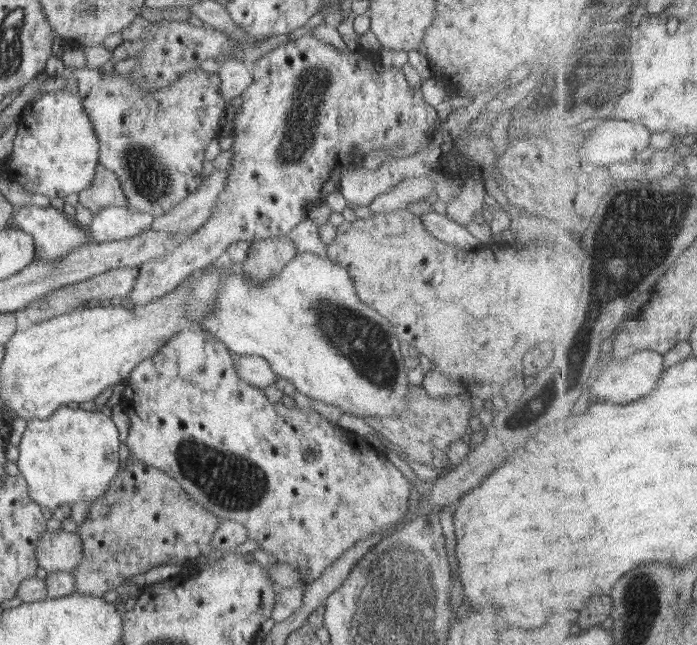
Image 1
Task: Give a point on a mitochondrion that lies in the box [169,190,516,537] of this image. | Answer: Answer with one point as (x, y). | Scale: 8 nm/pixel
(230, 483)

